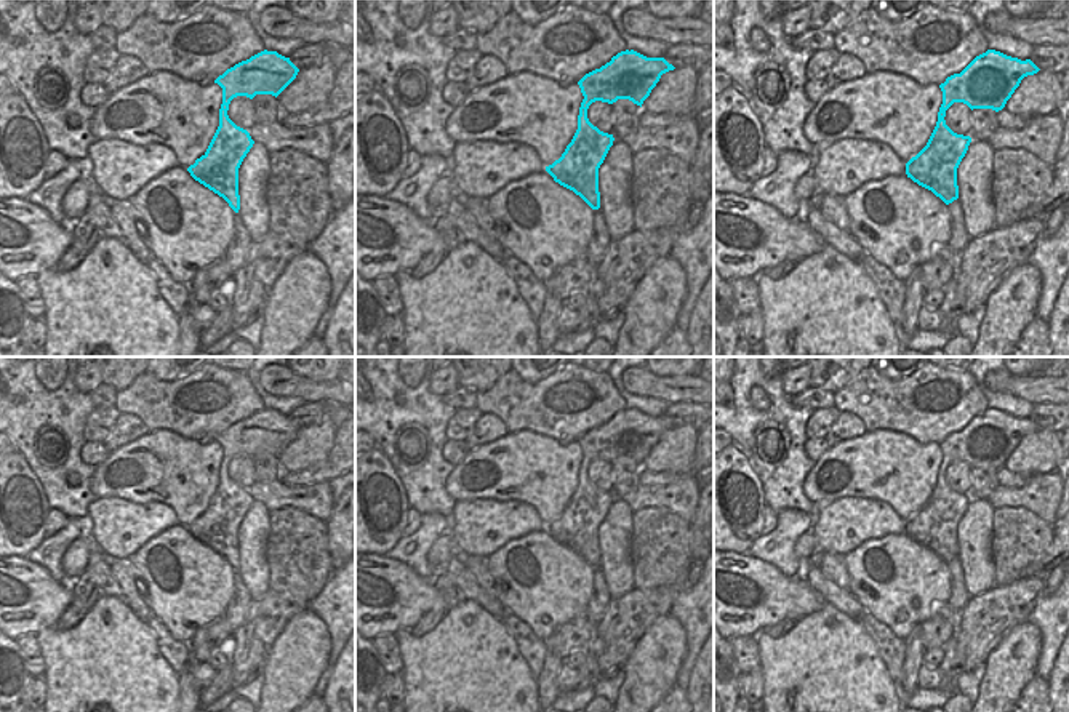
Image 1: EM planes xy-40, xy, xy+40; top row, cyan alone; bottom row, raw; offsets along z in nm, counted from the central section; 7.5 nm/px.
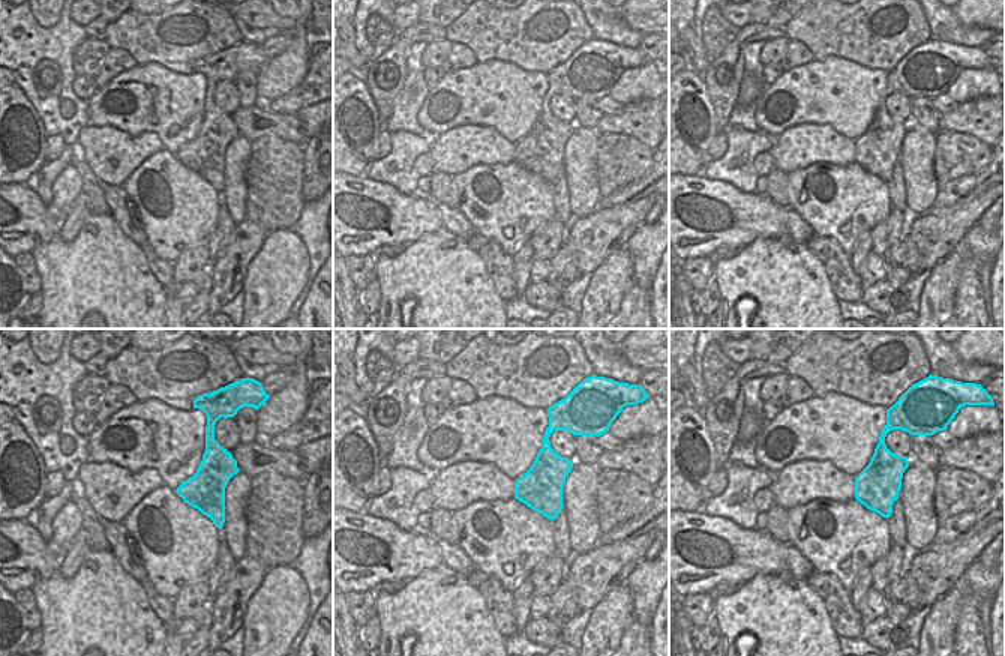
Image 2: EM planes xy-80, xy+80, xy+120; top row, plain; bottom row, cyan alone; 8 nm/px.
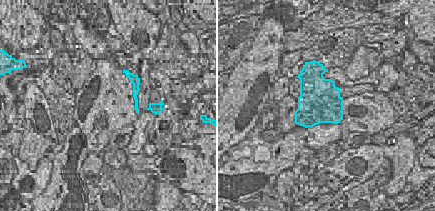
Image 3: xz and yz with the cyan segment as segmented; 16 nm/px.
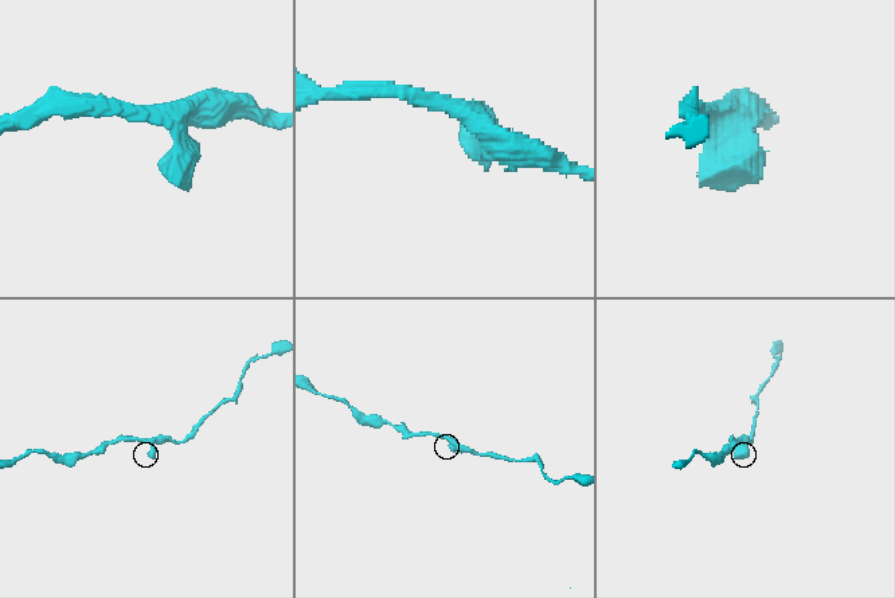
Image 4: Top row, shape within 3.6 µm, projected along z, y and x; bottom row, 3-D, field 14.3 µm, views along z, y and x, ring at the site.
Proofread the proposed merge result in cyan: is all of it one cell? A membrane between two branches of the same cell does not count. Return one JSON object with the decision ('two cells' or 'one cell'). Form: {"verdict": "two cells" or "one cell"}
{"verdict": "one cell"}

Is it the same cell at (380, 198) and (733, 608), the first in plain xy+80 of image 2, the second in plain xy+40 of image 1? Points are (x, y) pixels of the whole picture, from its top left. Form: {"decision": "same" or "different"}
{"decision": "same"}

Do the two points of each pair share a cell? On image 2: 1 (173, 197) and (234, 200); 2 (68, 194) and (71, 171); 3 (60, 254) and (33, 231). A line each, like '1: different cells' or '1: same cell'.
1: different cells
2: same cell
3: different cells

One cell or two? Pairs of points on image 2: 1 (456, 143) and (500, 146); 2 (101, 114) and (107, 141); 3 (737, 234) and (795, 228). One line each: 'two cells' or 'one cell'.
1: one cell
2: two cells
3: two cells

